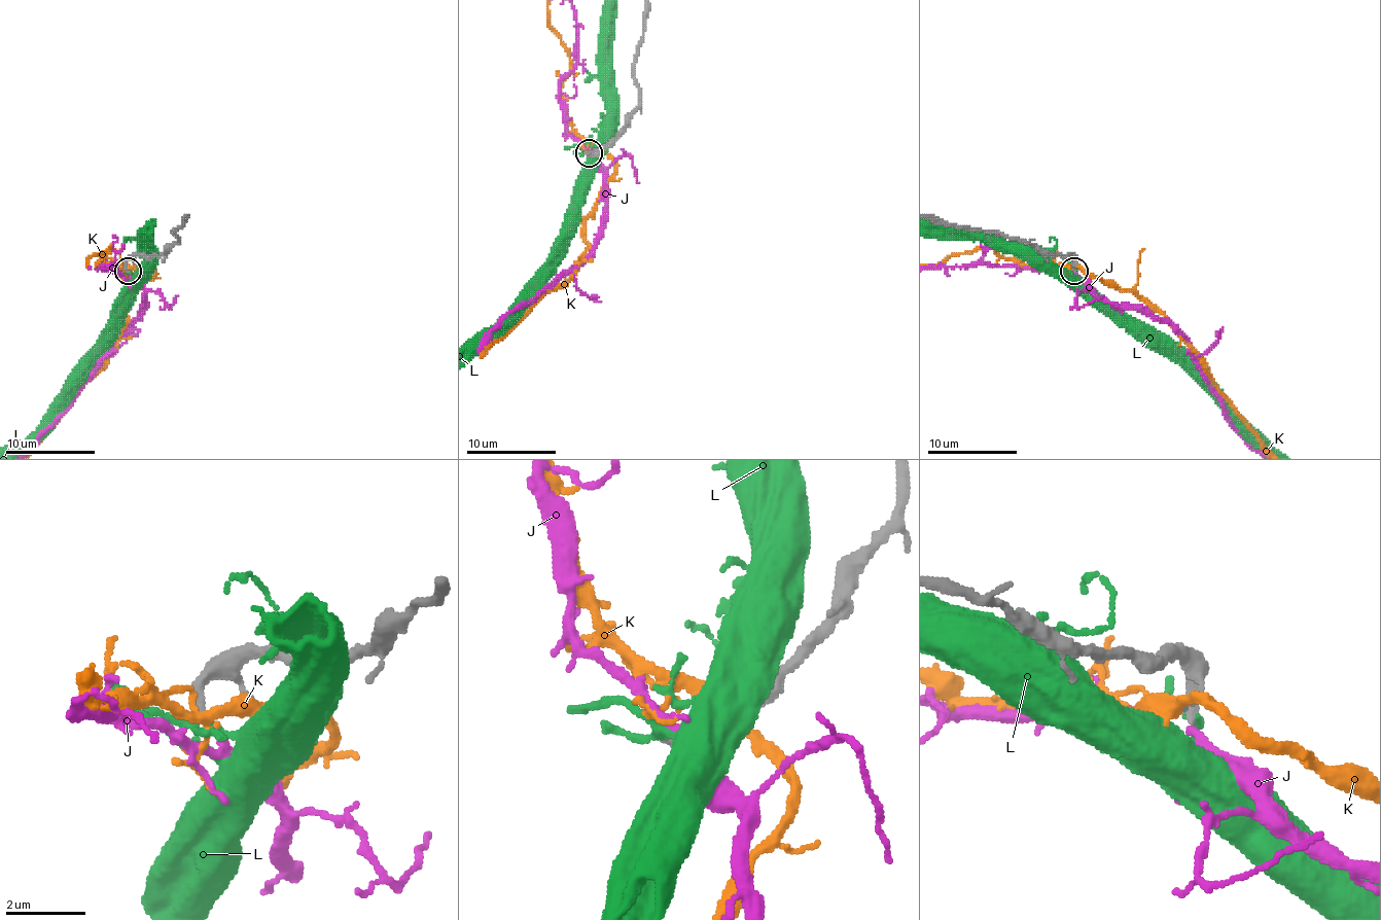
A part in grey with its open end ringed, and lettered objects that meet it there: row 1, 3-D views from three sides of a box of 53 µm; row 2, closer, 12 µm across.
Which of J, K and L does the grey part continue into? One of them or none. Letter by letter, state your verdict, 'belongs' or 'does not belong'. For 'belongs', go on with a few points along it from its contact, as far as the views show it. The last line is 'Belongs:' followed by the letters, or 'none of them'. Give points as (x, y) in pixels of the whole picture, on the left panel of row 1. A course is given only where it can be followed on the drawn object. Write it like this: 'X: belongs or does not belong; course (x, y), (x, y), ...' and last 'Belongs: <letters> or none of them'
J: belongs
K: does not belong
L: does not belong
Belongs: J

